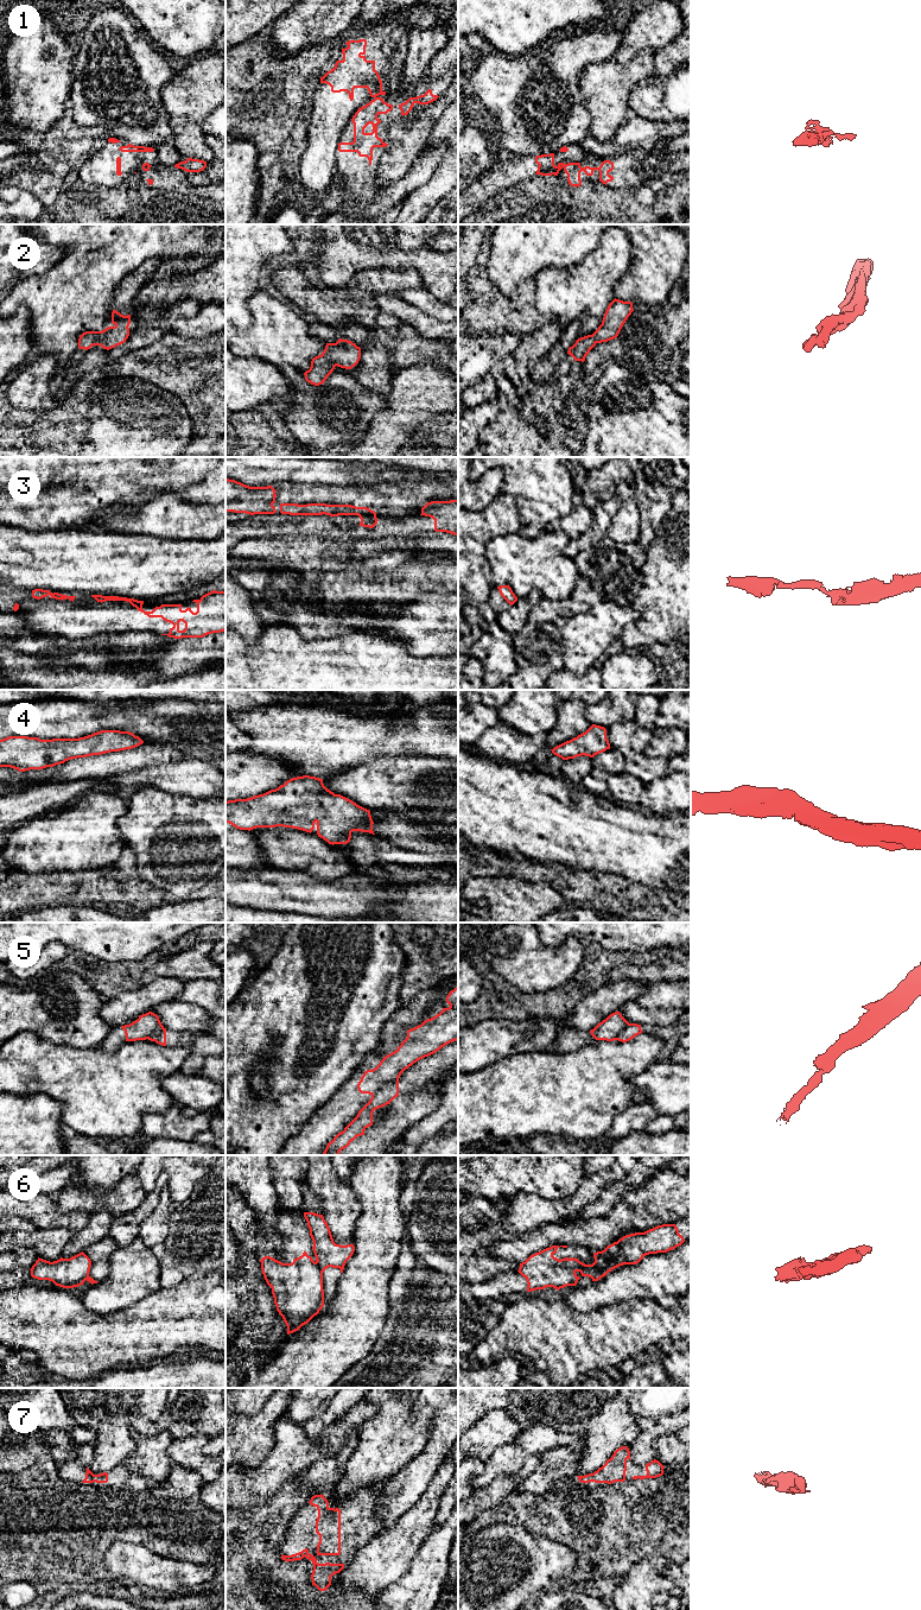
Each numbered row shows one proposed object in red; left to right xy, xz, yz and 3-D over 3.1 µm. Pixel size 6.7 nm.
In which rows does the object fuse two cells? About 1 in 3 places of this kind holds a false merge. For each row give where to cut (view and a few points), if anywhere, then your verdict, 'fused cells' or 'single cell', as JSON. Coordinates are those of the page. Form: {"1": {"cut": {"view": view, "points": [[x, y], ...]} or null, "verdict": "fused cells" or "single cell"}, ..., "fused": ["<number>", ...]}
{"1": {"cut": {"view": "yz", "points": [[565, 164], [563, 166]]}, "verdict": "fused cells"}, "2": {"cut": null, "verdict": "single cell"}, "3": {"cut": {"view": "xz", "points": [[372, 511], [359, 515]]}, "verdict": "fused cells"}, "4": {"cut": null, "verdict": "single cell"}, "5": {"cut": {"view": "xz", "points": [[398, 1078], [385, 1083], [372, 1097]]}, "verdict": "fused cells"}, "6": {"cut": {"view": "yz", "points": [[567, 1257], [565, 1262], [576, 1271]]}, "verdict": "fused cells"}, "7": {"cut": null, "verdict": "single cell"}, "fused": ["1", "3", "5", "6"]}

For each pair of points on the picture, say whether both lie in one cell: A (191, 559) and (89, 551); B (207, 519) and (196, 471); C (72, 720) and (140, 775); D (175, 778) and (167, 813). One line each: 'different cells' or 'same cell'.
A: same cell
B: different cells
C: different cells
D: different cells

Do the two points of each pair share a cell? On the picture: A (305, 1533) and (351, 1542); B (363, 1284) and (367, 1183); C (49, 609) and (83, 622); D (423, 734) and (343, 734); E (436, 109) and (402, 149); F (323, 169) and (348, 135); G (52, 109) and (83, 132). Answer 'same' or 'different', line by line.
A: same
B: same
C: same
D: same
E: same
F: different
G: different

